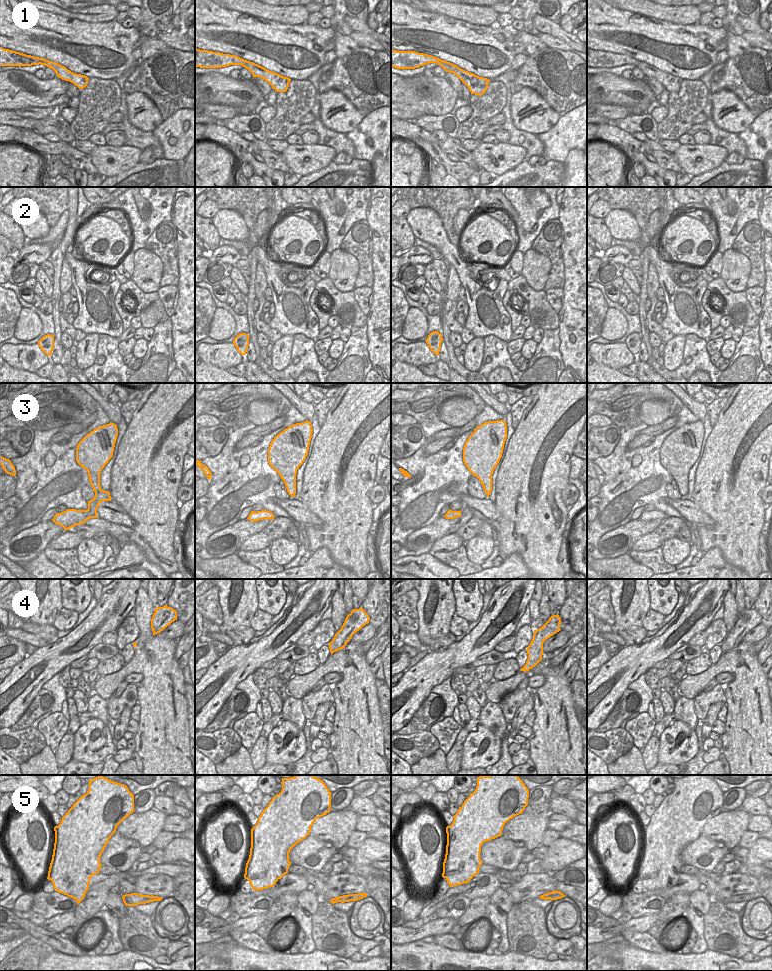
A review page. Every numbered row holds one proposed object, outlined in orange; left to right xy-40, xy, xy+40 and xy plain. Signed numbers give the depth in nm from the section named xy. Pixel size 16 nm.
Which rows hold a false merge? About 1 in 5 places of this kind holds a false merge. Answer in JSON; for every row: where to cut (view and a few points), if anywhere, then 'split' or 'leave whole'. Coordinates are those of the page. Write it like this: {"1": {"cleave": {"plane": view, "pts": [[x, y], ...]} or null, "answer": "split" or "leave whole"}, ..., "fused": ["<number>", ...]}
{"1": {"cleave": null, "answer": "leave whole"}, "2": {"cleave": null, "answer": "leave whole"}, "3": {"cleave": null, "answer": "leave whole"}, "4": {"cleave": null, "answer": "leave whole"}, "5": {"cleave": null, "answer": "leave whole"}, "fused": []}

